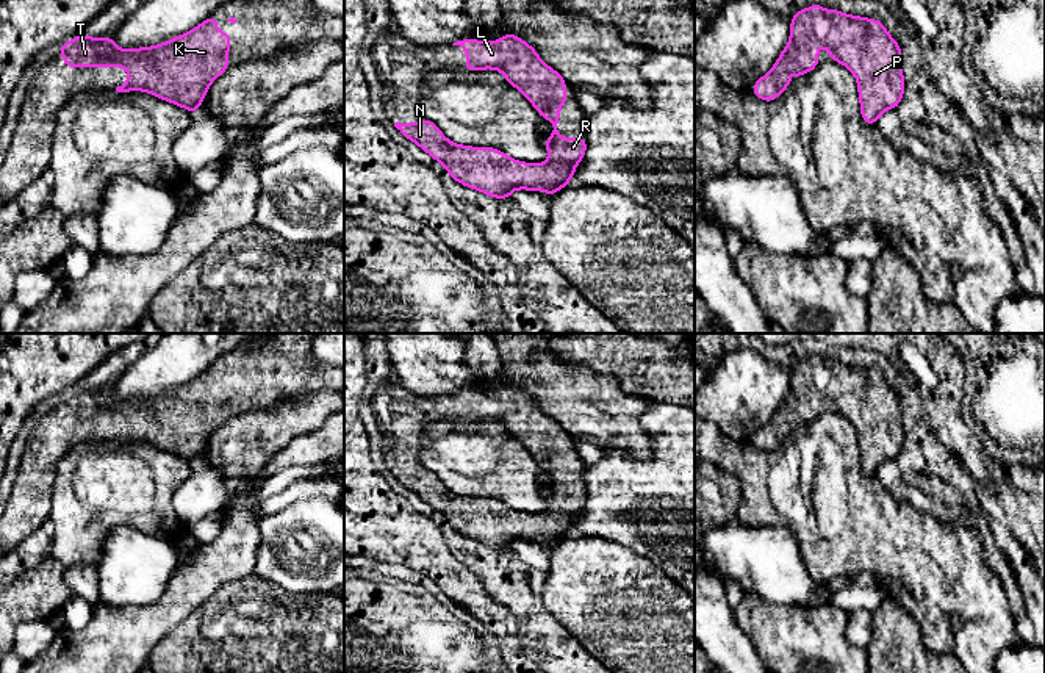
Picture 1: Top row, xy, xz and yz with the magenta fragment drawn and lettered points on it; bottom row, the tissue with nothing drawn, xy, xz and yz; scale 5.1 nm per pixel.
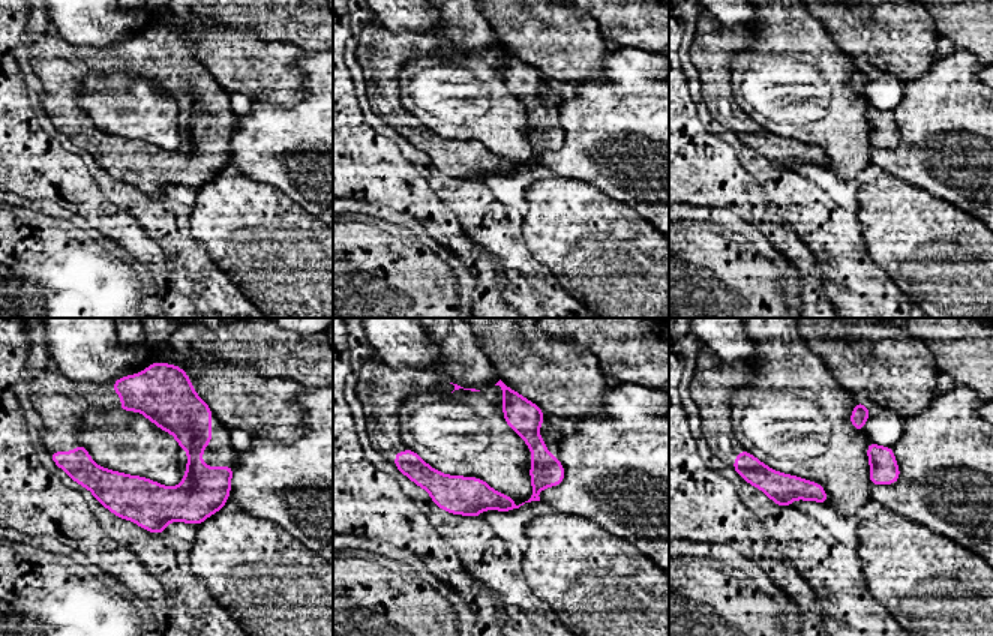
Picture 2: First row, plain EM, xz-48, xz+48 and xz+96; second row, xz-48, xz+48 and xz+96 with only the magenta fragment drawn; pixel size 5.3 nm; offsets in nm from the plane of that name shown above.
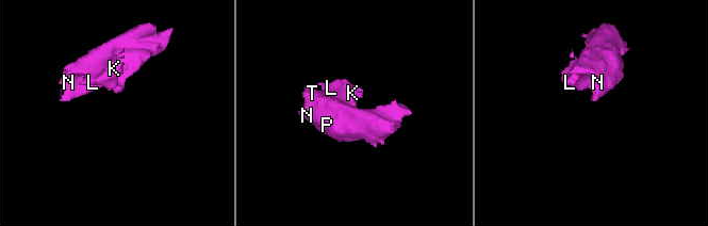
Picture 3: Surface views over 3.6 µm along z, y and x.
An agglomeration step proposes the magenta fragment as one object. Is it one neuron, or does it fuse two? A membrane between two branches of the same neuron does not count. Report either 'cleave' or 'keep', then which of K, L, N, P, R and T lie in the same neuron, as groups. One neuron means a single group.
keep; K L N P R T

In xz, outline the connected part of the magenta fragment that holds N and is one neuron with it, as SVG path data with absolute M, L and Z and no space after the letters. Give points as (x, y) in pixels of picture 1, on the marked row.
M507 33L494 42L483 42L465 38L454 42L452 45L460 45L465 49L468 55L465 61L465 70L501 70L507 83L521 91L543 119L549 119L552 122L552 135L544 139L549 158L541 164L530 164L513 160L504 152L493 147L469 147L454 144L440 131L436 124L426 117L421 122L410 122L407 125L396 122L394 127L408 141L413 141L432 158L441 163L451 178L487 196L496 199L510 199L510 194L515 189L543 191L549 196L558 193L571 182L573 174L577 164L584 160L587 150L587 138L558 136L560 106L568 102L568 95L565 91L566 81L563 80L563 77L546 63L543 63L532 45L512 33Z

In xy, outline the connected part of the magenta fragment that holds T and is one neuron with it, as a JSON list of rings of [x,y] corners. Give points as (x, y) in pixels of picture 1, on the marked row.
[[[208,17],[196,28],[153,47],[133,50],[119,49],[113,36],[94,39],[80,34],[56,50],[64,56],[66,67],[125,67],[128,78],[117,92],[144,91],[178,105],[191,113],[199,111],[210,85],[228,69],[232,33],[217,31],[217,17]]]

